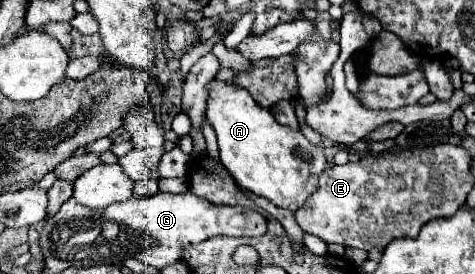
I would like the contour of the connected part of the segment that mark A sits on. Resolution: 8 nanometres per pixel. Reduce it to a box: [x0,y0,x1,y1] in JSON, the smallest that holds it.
[207,80,327,212]

